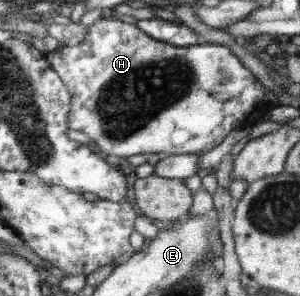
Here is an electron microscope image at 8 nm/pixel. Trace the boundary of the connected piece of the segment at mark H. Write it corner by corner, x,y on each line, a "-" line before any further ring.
102,17
88,27
87,35
83,42
73,46
61,46
56,51
47,53
48,61
52,67
60,72
61,79
67,84
72,92
71,111
68,115
68,129
80,131
87,134
95,143
95,149
105,151
109,155
119,155
119,157
129,157
131,155
139,155
146,153
147,156
152,153
167,153
167,156
197,154
208,152
217,147
230,131
237,127
253,126
268,117
270,105
265,103
265,91
261,87
261,82
253,75
252,70
245,65
240,57
231,53
231,48
223,47
217,44
193,45
190,47
174,47
169,43
162,43
160,40
153,39
142,28
137,27
137,24
126,23
118,20
117,17

